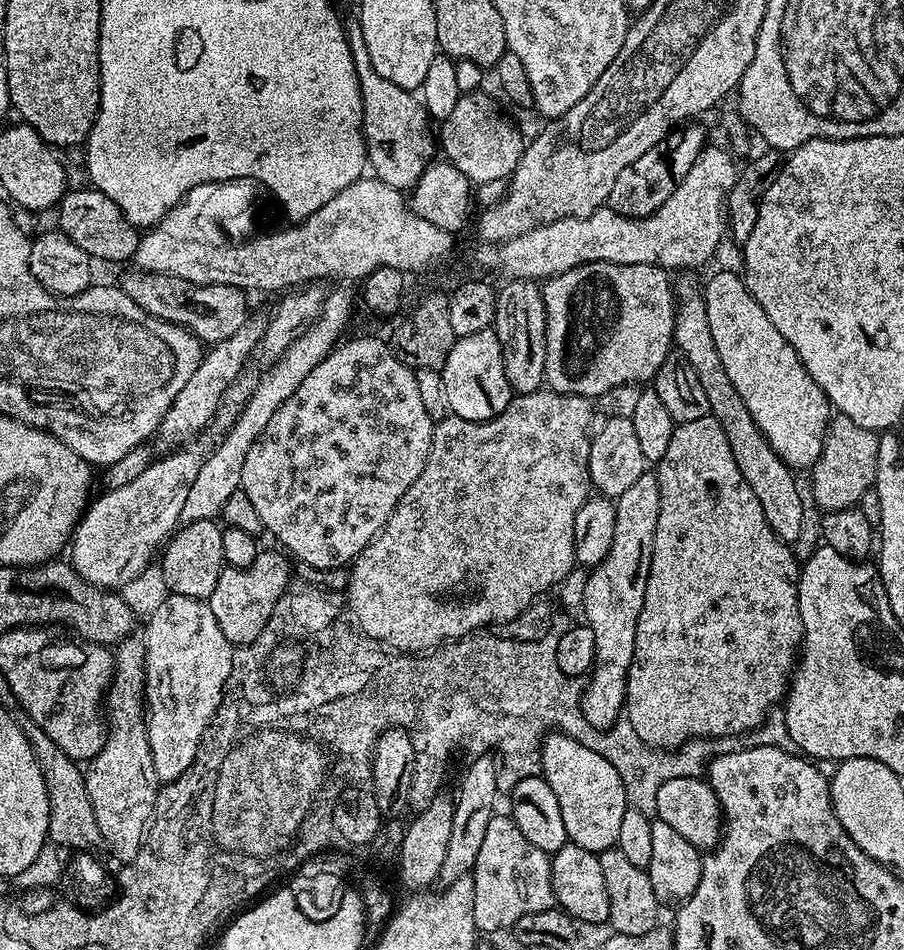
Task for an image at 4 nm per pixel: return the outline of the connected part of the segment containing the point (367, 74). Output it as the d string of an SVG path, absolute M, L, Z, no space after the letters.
M352 18L352 21L347 21L346 31L362 94L364 147L371 175L386 182L386 186L412 190L438 152L433 121L416 92L407 92L402 90L402 86L394 86L394 82L382 78L382 74L374 70L370 54L366 50L366 38L362 38L359 19Z

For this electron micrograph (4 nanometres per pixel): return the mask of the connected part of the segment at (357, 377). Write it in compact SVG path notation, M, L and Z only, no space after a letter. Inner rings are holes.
M356 336L353 340L347 340L337 343L332 353L322 362L318 362L318 366L314 366L310 374L306 374L302 386L298 386L298 390L294 390L294 394L290 394L290 398L286 398L286 402L282 402L278 410L274 410L274 418L266 422L266 430L262 430L254 446L250 446L250 454L246 454L246 462L242 466L240 491L246 494L246 498L250 498L258 518L262 518L264 532L272 535L278 543L285 544L280 546L287 549L293 557L296 555L301 560L300 564L309 568L344 568L351 565L356 555L384 529L385 522L398 506L402 494L406 494L406 490L414 486L414 478L422 474L432 445L434 416L428 413L428 408L424 405L424 392L420 389L419 378L416 377L419 375L410 366L398 362L396 353L392 351L392 345L387 339Z

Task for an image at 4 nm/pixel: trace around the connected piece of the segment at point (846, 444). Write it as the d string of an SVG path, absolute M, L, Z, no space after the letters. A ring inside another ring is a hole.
M839 414L828 421L828 430L824 434L822 454L811 469L814 488L814 500L824 512L837 512L842 508L859 505L862 494L876 482L878 466L878 446L880 436L858 422Z

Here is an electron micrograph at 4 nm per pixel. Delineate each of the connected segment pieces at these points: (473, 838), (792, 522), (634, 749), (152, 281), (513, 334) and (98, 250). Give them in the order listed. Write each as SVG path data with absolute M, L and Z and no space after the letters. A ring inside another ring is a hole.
M477 755L471 762L458 786L458 798L456 797L453 808L454 818L450 832L449 845L446 848L445 861L437 876L437 887L439 889L449 888L454 882L471 873L476 865L479 847L483 843L483 835L489 825L489 819L494 815L496 808L494 802L499 795L497 778L499 769L493 755Z
M684 274L674 284L676 293L676 317L674 318L675 347L694 366L694 374L698 374L698 386L706 394L708 410L712 417L726 430L726 442L730 442L730 454L734 454L734 462L738 462L738 470L742 470L742 478L750 490L754 490L754 498L762 505L762 514L766 514L766 522L770 522L770 530L778 534L785 542L796 542L802 533L802 500L798 498L794 487L796 472L785 464L782 458L766 442L762 430L758 430L758 422L750 418L750 410L746 410L746 402L742 402L738 390L734 390L734 382L730 382L730 374L726 374L726 366L722 366L722 357L718 355L718 346L714 346L714 337L710 335L710 322L706 322L706 302L701 281L696 281L692 274Z
M626 718L617 719L608 729L595 728L580 743L610 762L623 782L629 807L648 815L656 811L659 786L663 782L670 778L701 777L707 771L709 761L724 751L723 745L715 739L702 737L690 738L677 749L650 747Z
M131 270L118 280L122 289L133 302L138 302L146 314L162 318L194 333L205 345L211 346L219 340L230 338L250 318L248 312L249 293L242 288L225 284L195 284L186 278L178 278L161 272Z
M513 280L507 281L508 285L503 289L502 287L496 294L496 323L494 331L498 342L502 346L502 366L506 366L506 382L510 382L513 393L525 396L531 392L541 391L545 387L546 381L544 379L544 371L546 370L546 310L544 309L544 293L541 285L534 280Z
M85 186L75 192L69 190L65 192L63 200L58 205L60 212L59 231L64 232L74 242L74 246L79 246L81 250L86 250L86 254L91 256L93 261L100 260L128 260L131 261L136 255L136 250L140 245L141 233L136 225L131 224L106 198L106 194L97 192L91 186Z

